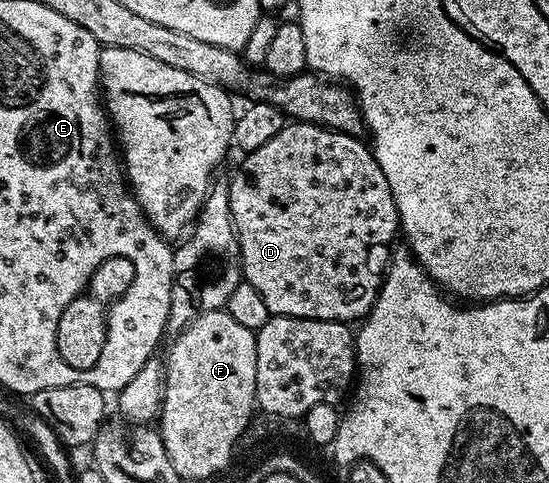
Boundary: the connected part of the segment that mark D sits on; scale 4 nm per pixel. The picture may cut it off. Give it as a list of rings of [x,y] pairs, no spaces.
[[[288,122],[272,138],[272,142],[264,142],[260,150],[252,150],[241,157],[242,165],[228,180],[230,189],[230,217],[234,223],[234,233],[240,246],[242,259],[242,279],[245,283],[256,286],[260,298],[264,298],[264,306],[268,306],[271,316],[295,316],[296,318],[312,318],[313,320],[340,320],[343,322],[361,321],[370,307],[376,302],[378,291],[386,269],[392,259],[395,247],[394,235],[400,232],[398,211],[392,190],[388,186],[388,178],[384,178],[384,170],[380,170],[380,162],[376,162],[373,151],[361,144],[358,136],[350,136],[347,132],[337,132],[334,128],[323,128],[321,124],[305,122]]]

